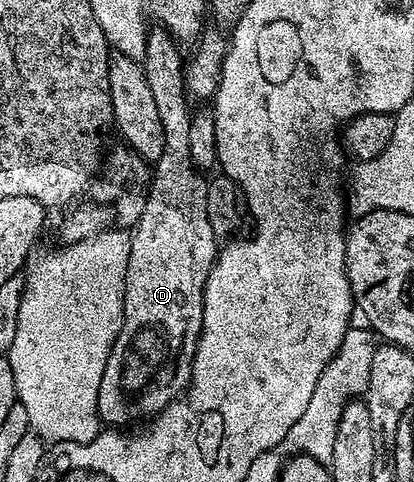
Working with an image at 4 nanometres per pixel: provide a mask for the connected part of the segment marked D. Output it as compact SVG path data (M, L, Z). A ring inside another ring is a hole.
M154 33L146 36L146 53L144 56L144 70L148 89L152 89L152 97L156 97L156 113L160 113L160 121L164 125L164 153L153 164L152 178L148 183L150 196L144 199L144 213L140 213L138 226L133 228L130 235L130 252L128 253L128 269L126 270L126 292L124 293L124 313L122 314L122 328L116 337L116 341L110 350L108 361L104 365L104 377L100 377L100 389L98 390L98 417L106 425L126 425L122 423L134 423L137 419L149 421L175 399L179 398L189 388L190 374L194 364L194 354L198 351L198 338L202 332L202 314L204 313L204 289L208 281L208 273L218 258L220 250L219 240L212 229L212 221L208 221L208 182L207 176L203 174L192 159L192 150L189 148L189 129L192 116L192 103L186 93L186 68L184 66L184 55L173 35L169 33Z

